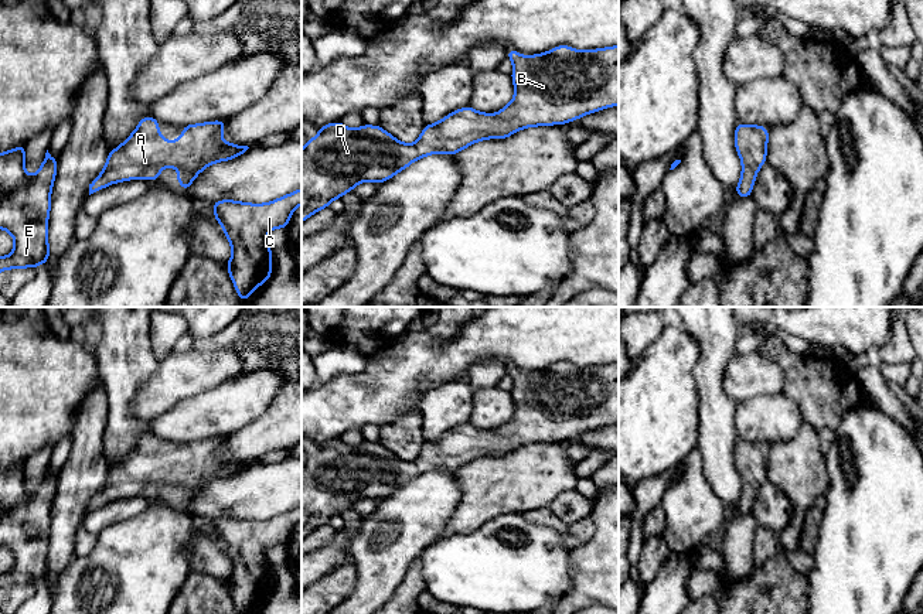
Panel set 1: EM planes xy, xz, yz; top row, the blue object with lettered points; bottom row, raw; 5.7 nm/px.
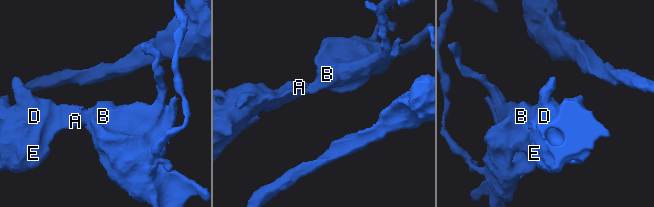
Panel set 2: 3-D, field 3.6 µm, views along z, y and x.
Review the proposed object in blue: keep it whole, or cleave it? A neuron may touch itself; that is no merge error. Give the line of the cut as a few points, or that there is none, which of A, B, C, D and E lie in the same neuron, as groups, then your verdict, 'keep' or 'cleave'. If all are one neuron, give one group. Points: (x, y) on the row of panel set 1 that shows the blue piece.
cut none; groups A B C D E; keep

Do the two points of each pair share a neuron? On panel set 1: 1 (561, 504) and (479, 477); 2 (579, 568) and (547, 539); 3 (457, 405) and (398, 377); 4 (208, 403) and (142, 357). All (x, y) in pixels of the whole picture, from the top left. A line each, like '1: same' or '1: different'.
1: different
2: different
3: different
4: different

